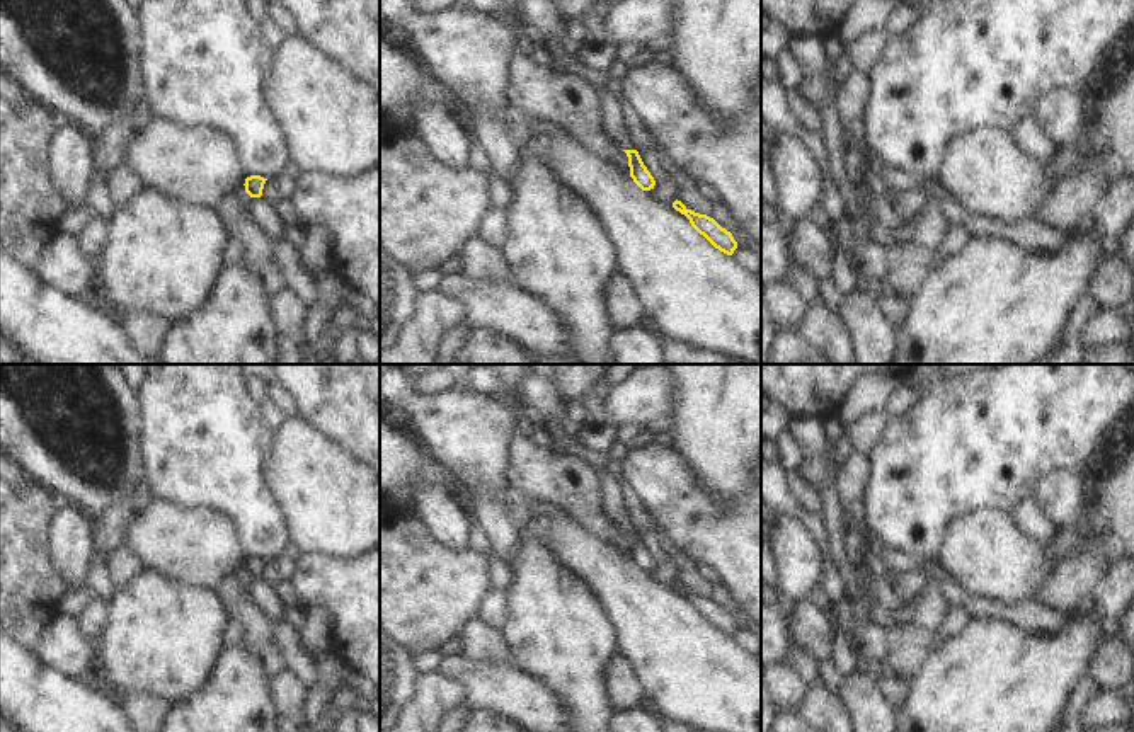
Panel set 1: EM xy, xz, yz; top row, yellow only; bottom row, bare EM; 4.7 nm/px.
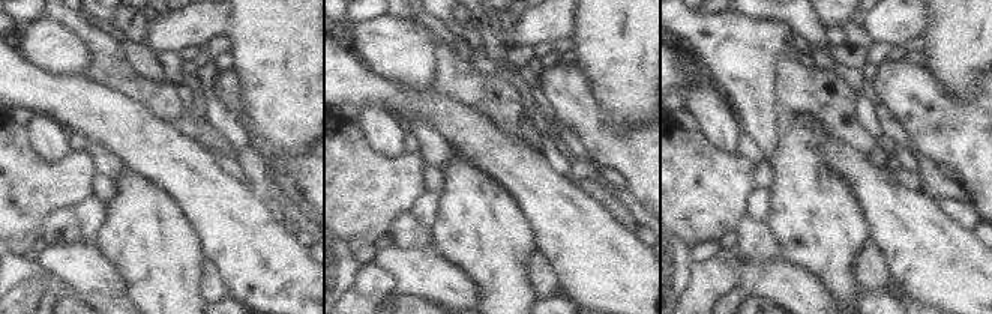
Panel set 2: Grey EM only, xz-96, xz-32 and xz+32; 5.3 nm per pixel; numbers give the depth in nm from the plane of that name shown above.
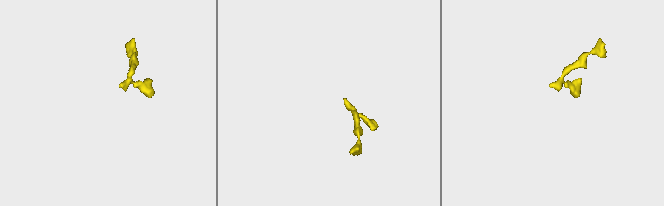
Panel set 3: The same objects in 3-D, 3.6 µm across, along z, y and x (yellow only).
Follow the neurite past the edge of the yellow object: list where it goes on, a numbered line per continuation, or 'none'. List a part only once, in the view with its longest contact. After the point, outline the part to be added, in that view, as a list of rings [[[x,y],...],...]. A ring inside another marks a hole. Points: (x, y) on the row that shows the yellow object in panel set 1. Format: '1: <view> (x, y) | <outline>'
1: xz (613, 128) | [[[591,85],[591,87],[601,100],[604,136],[608,136],[621,150],[633,150],[630,136],[623,126],[623,116],[621,116],[618,100],[606,87],[601,87],[601,85]]]

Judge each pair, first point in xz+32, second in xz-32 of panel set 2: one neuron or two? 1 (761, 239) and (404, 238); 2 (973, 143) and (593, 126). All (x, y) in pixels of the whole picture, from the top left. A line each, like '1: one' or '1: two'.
1: one
2: one

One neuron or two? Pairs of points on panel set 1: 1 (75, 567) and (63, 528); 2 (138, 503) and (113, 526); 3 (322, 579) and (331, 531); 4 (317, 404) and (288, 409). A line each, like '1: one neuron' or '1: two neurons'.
1: one neuron
2: one neuron
3: two neurons
4: two neurons

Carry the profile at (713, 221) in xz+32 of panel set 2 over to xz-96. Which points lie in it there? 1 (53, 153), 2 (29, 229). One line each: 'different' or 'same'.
1: different
2: same

